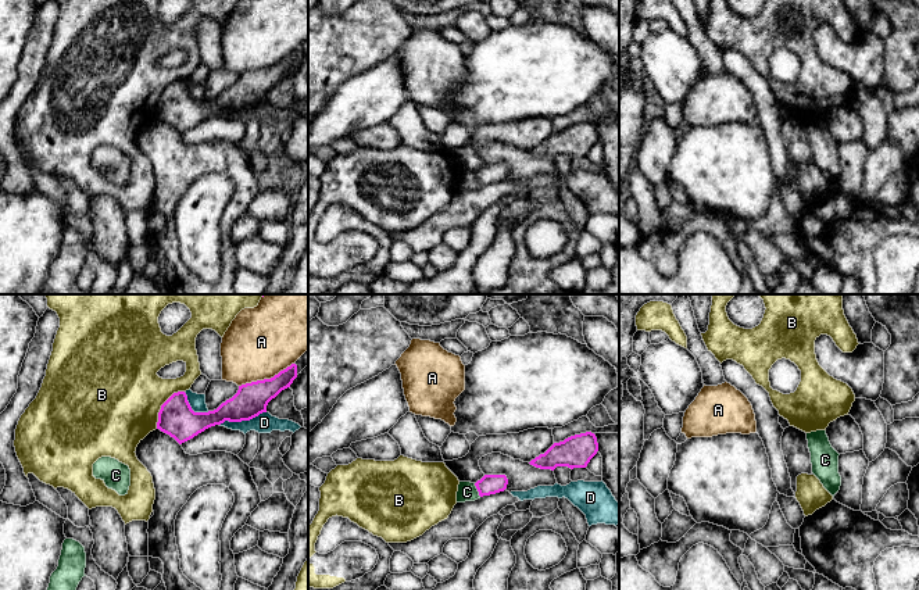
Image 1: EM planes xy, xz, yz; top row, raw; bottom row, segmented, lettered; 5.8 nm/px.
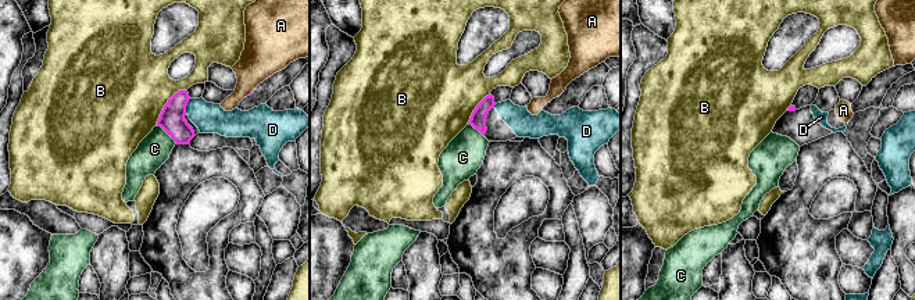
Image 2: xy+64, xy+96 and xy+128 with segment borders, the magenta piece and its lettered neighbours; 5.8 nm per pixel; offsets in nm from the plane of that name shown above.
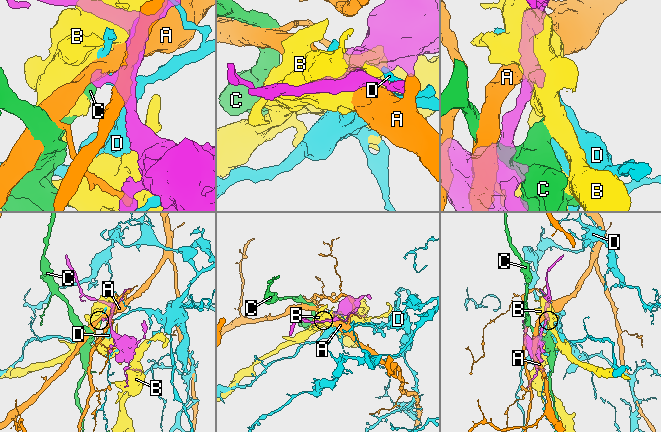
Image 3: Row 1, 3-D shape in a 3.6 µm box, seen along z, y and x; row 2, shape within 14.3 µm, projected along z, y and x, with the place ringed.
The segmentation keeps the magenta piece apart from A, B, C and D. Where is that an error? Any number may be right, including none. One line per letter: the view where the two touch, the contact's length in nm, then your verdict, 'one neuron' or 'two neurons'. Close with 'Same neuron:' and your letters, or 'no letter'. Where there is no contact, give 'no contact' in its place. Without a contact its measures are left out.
A: xy | 340 nm | two neurons
B: xy | 280 nm | two neurons
C: xz | 90 nm | two neurons
D: xy | 280 nm | two neurons
Same neuron: no letter

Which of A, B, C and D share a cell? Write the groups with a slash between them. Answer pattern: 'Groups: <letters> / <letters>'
Groups: A / B / C / D

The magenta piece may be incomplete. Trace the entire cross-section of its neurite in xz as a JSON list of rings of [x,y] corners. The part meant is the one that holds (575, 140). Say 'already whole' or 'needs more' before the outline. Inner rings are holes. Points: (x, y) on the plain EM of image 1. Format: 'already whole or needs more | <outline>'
already whole | [[[591,121],[580,122],[554,132],[544,143],[540,143],[529,153],[540,158],[554,160],[557,155],[586,157],[597,143],[597,126]]]

